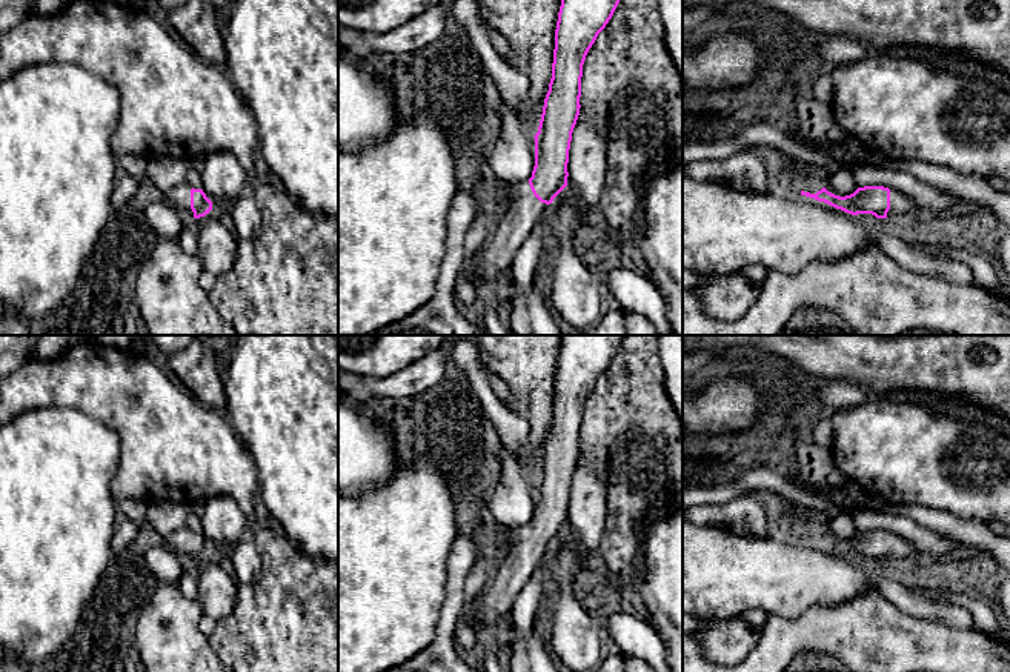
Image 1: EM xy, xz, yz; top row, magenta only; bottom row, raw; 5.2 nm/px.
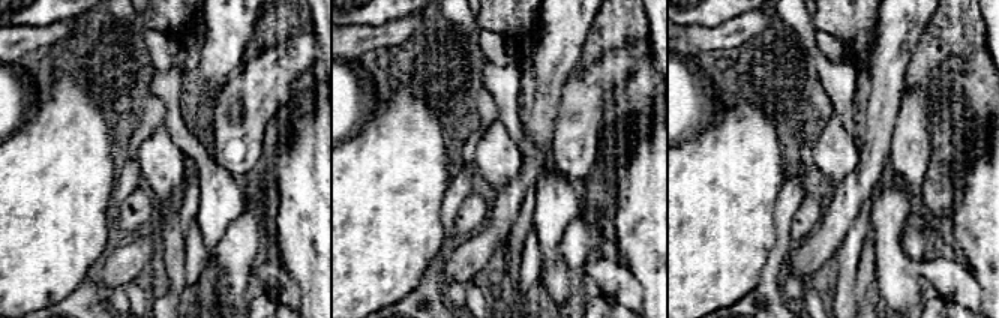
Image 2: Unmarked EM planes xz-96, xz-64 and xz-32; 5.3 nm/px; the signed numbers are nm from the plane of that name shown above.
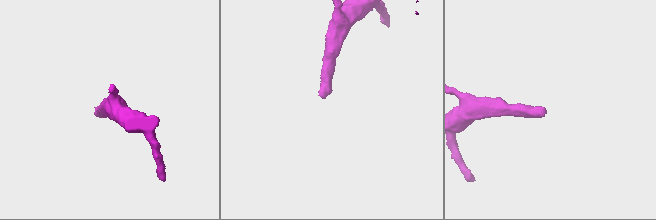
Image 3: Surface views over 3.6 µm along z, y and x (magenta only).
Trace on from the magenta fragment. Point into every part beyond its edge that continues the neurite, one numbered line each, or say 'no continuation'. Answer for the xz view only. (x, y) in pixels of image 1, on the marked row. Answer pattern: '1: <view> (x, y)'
1: xz (518, 217)

